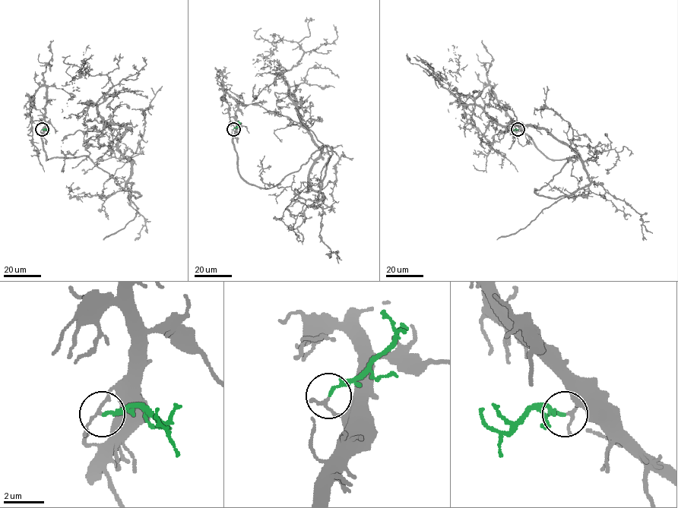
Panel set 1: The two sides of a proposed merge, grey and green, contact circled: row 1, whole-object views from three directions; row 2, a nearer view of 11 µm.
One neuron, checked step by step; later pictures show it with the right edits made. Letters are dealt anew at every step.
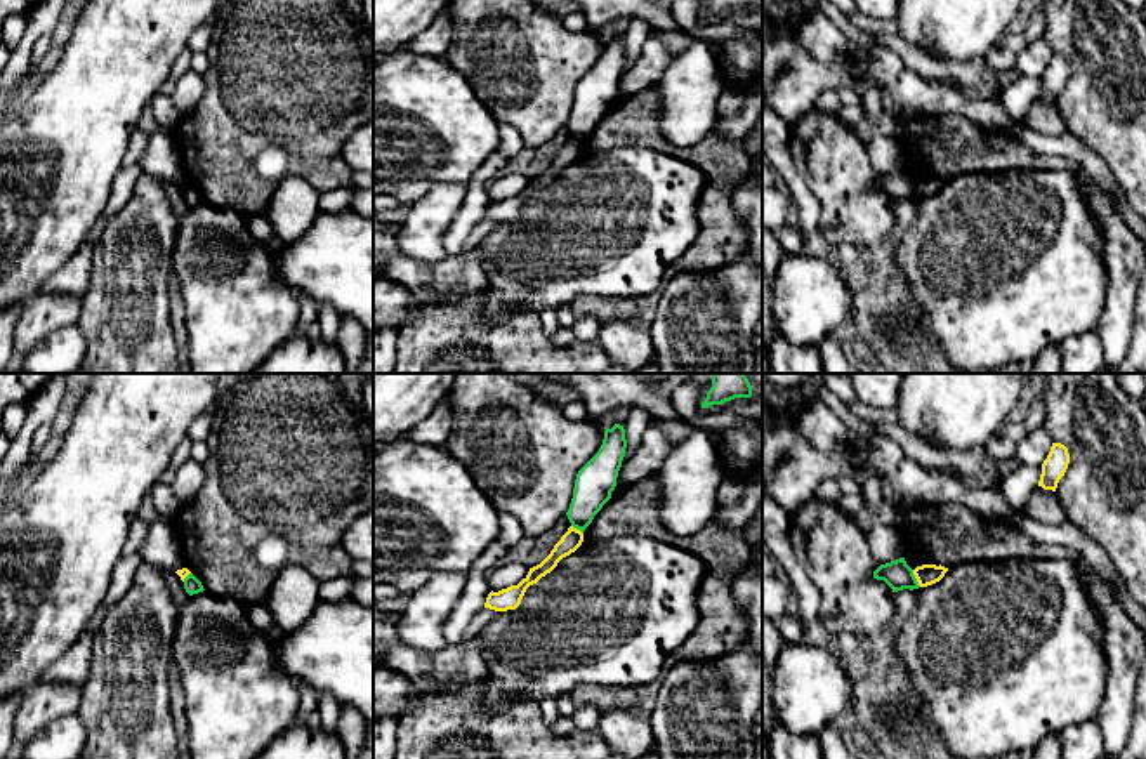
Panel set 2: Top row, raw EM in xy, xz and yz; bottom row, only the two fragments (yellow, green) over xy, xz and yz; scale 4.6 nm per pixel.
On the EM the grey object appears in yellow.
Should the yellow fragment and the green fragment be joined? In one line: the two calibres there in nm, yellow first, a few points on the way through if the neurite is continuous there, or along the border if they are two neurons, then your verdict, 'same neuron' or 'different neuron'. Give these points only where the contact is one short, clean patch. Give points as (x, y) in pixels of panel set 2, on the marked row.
calibres 100 and 140 nm; border yz (912, 570), (921, 586); different neuron

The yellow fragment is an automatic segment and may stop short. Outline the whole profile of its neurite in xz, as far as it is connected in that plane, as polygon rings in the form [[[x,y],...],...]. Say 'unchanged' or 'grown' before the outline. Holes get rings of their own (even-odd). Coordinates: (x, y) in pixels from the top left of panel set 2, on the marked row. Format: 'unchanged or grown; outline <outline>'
unchanged; outline [[[573,526],[561,537],[561,540],[554,545],[550,554],[537,566],[530,568],[528,575],[517,584],[498,592],[490,592],[484,603],[484,608],[495,611],[516,610],[521,604],[521,599],[526,589],[537,584],[542,577],[550,573],[557,563],[575,552],[583,542],[583,533]]]

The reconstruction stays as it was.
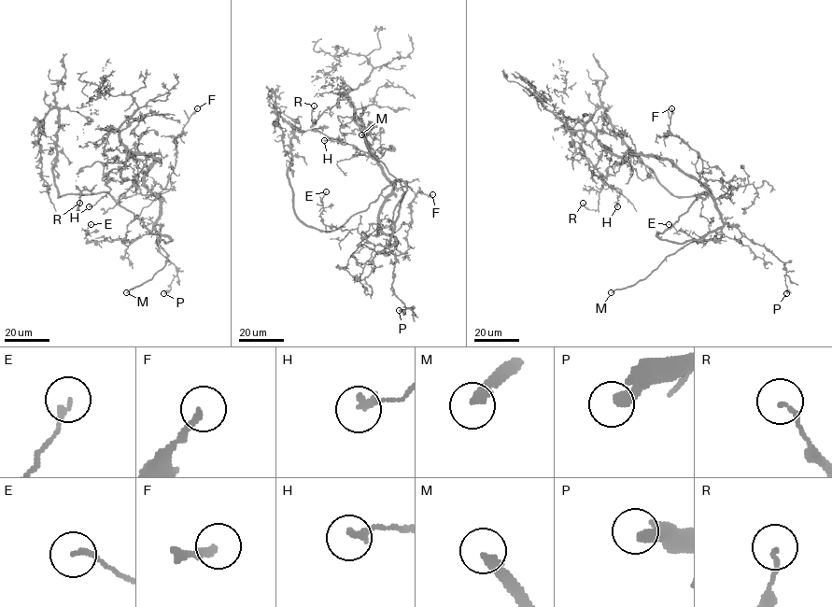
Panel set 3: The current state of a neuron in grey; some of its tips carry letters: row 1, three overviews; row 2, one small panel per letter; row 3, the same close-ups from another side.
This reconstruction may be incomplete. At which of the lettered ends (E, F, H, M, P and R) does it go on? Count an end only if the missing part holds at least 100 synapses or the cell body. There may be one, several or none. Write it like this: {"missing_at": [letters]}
{"missing_at": ["M"]}

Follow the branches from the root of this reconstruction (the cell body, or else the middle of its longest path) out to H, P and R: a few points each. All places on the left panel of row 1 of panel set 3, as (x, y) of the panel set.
H: (160, 238), (160, 200), (144, 181), (152, 156), (129, 151), (123, 169), (103, 174), (110, 190), (89, 206)
P: (160, 238), (154, 224), (161, 226), (158, 250), (176, 271), (170, 289), (163, 293)
R: (160, 238), (160, 200), (144, 181), (152, 156), (133, 151), (122, 162), (83, 167), (77, 209), (79, 203)

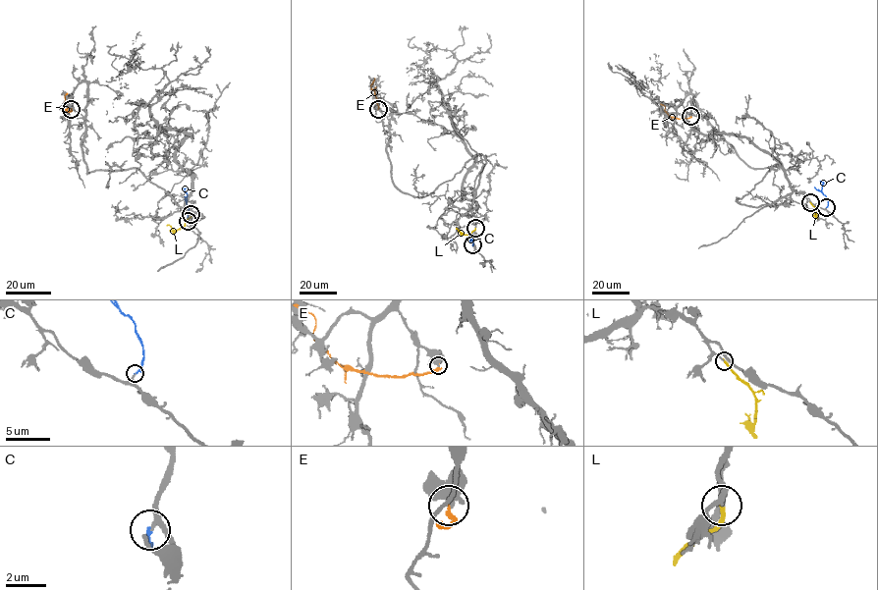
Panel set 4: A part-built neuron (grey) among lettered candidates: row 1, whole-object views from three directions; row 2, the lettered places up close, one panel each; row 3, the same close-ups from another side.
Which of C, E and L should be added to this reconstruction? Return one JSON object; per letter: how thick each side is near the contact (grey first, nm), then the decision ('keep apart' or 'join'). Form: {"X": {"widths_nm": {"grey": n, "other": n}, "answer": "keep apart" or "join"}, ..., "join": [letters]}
{"C": {"widths_nm": {"grey": 180, "other": 200}, "answer": "join"}, "E": {"widths_nm": {"grey": 440, "other": 240}, "answer": "keep apart"}, "L": {"widths_nm": {"grey": 160, "other": 200}, "answer": "join"}, "join": ["C", "L"]}

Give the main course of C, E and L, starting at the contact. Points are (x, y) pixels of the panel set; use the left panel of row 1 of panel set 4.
C: (188, 220), (186, 188)
E: (71, 109), (69, 112), (62, 108), (68, 93)
L: (191, 215), (183, 227), (174, 231), (167, 226)

